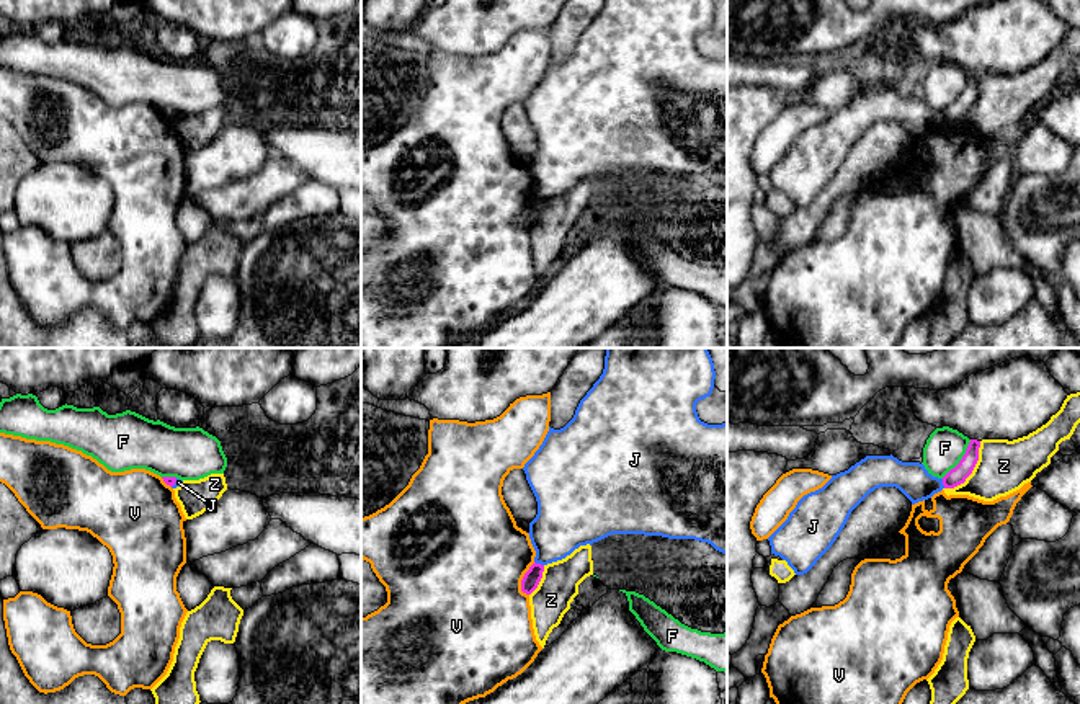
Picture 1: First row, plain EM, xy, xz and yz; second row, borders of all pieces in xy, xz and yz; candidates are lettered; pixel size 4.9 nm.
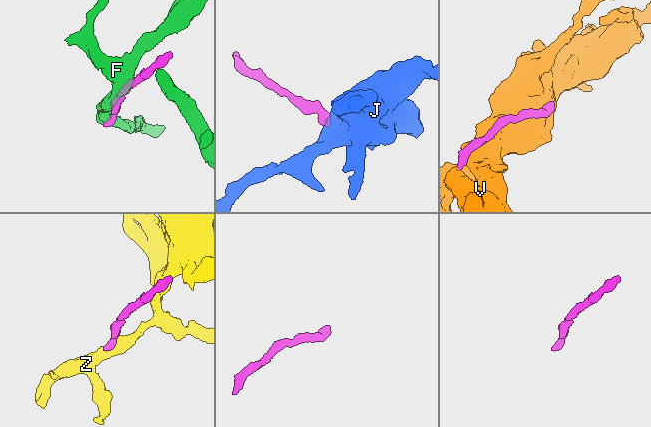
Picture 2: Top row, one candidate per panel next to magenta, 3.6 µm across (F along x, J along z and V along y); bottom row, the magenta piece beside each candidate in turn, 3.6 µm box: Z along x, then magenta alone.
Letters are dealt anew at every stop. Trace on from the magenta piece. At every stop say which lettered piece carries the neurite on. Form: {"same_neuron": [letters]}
{"same_neuron": []}

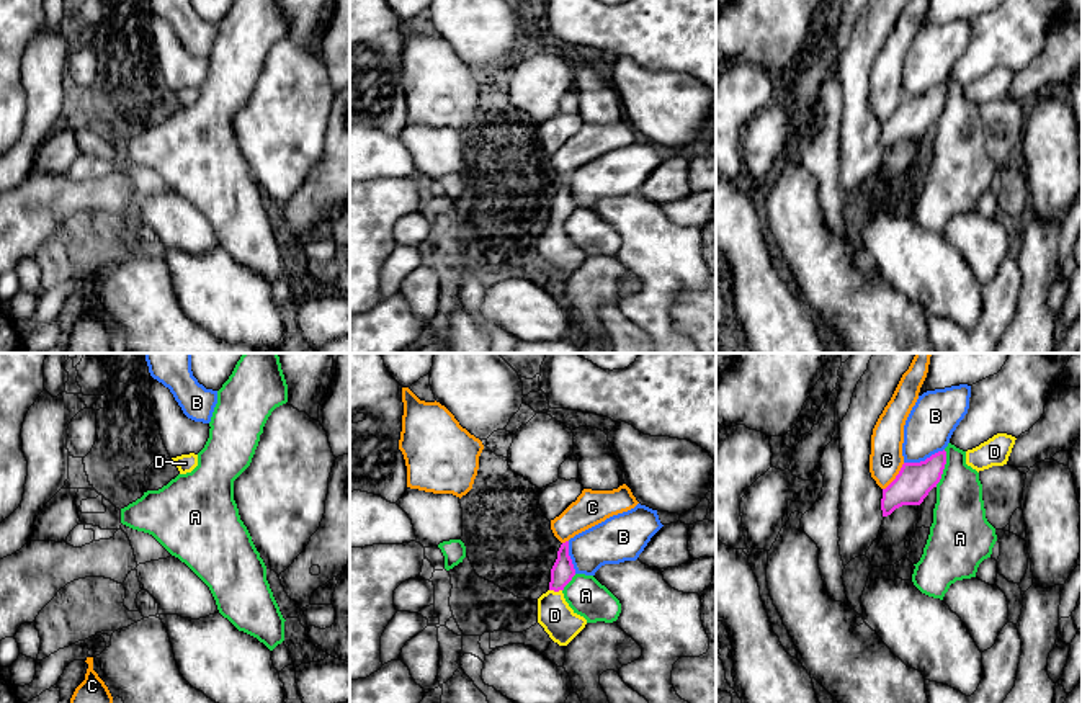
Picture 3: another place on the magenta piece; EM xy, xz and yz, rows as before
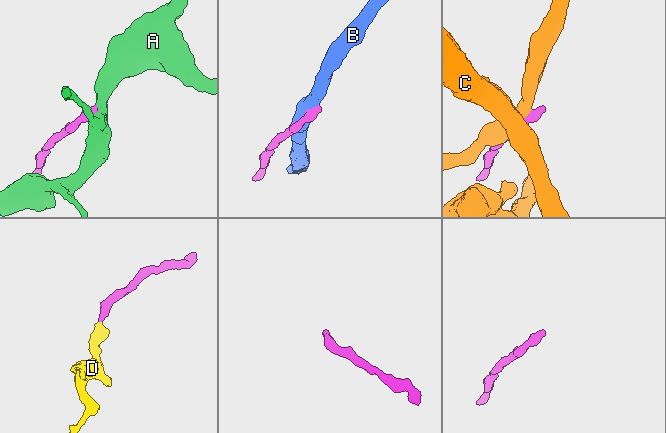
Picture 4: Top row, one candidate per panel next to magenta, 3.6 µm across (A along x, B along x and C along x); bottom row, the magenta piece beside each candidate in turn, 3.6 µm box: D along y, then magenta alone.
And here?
{"same_neuron": ["D"]}

